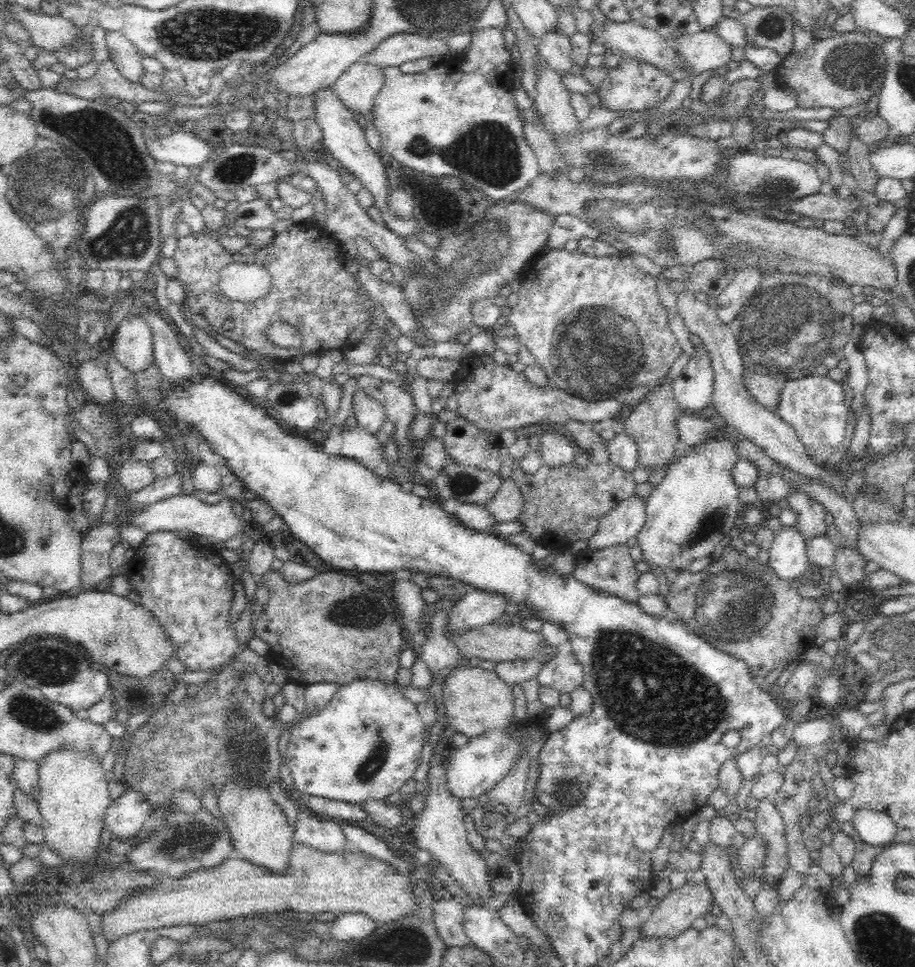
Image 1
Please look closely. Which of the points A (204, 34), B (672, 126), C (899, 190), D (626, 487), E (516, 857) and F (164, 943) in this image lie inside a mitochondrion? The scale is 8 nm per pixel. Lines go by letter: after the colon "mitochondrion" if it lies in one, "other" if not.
A: mitochondrion
B: other
C: other
D: other
E: other
F: other

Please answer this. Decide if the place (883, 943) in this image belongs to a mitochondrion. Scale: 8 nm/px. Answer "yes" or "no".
yes

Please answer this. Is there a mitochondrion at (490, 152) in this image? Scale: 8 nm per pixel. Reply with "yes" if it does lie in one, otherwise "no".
yes

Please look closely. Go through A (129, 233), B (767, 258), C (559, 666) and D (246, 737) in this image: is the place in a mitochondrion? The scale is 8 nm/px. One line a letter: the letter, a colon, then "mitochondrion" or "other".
A: mitochondrion
B: mitochondrion
C: other
D: mitochondrion

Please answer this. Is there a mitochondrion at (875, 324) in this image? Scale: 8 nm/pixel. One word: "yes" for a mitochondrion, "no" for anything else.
no

